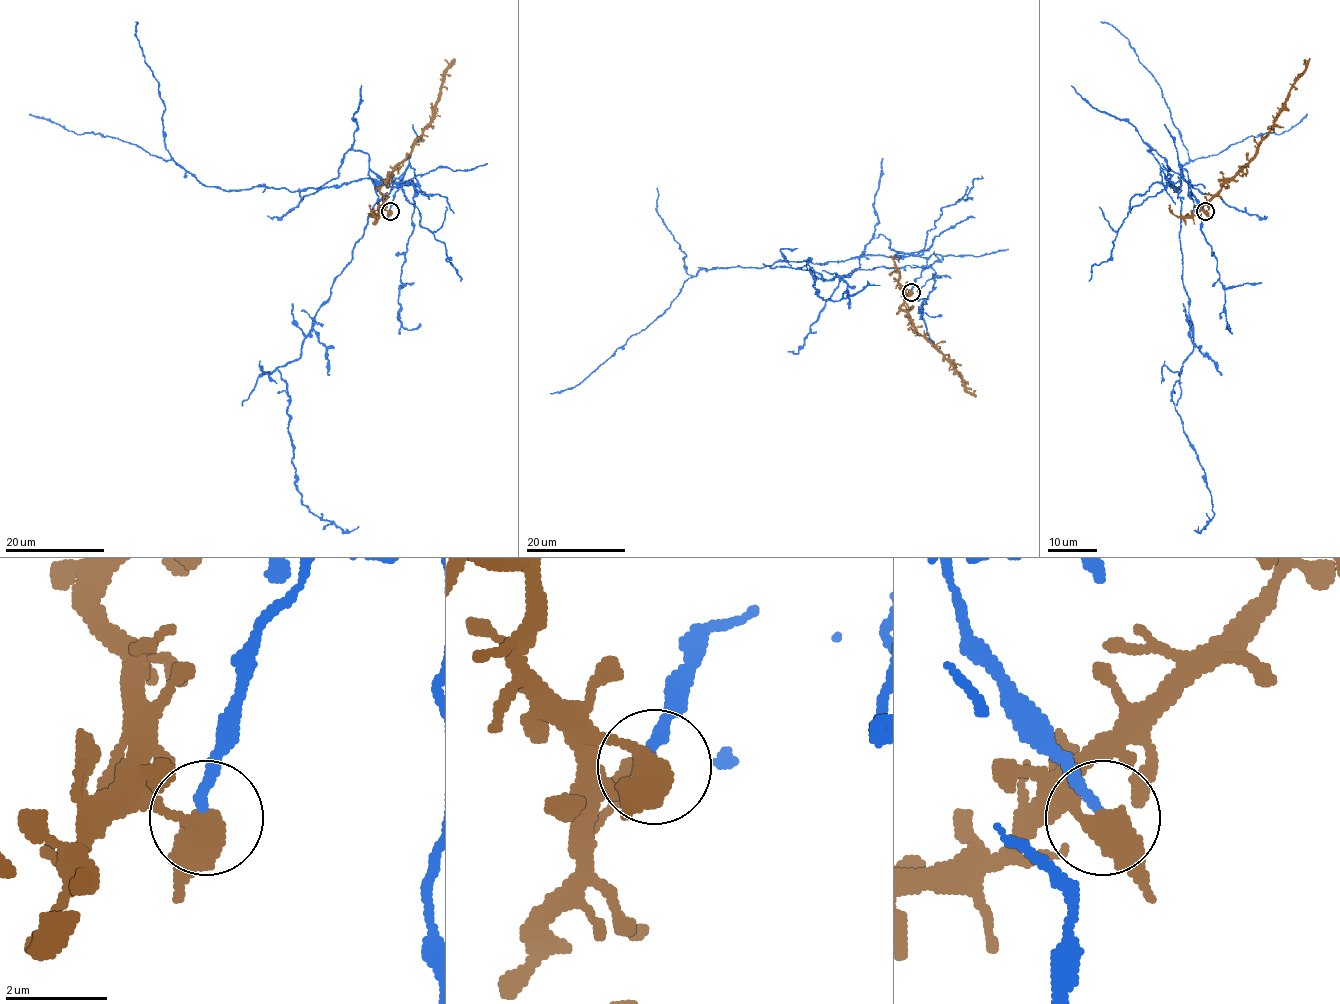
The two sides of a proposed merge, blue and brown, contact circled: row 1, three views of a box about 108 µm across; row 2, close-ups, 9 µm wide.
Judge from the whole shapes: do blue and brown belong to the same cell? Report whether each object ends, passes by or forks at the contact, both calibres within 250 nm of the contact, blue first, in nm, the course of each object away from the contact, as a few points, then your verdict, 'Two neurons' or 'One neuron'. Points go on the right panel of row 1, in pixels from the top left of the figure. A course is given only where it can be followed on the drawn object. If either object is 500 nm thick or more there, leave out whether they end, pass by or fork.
At the ring blue ends. At the ring brown passes by. Thickness 200 nm (blue) against 480 nm. Course of blue: (1204, 210), (1181, 178), (1182, 282), (1193, 342), (1171, 400), (1212, 497), (1213, 516), (1198, 531), (1198, 526). Course of brown: (1204, 211), (1202, 207), (1258, 152), (1259, 143), (1269, 133), (1287, 92), (1305, 70), (1310, 58). Two neurons

